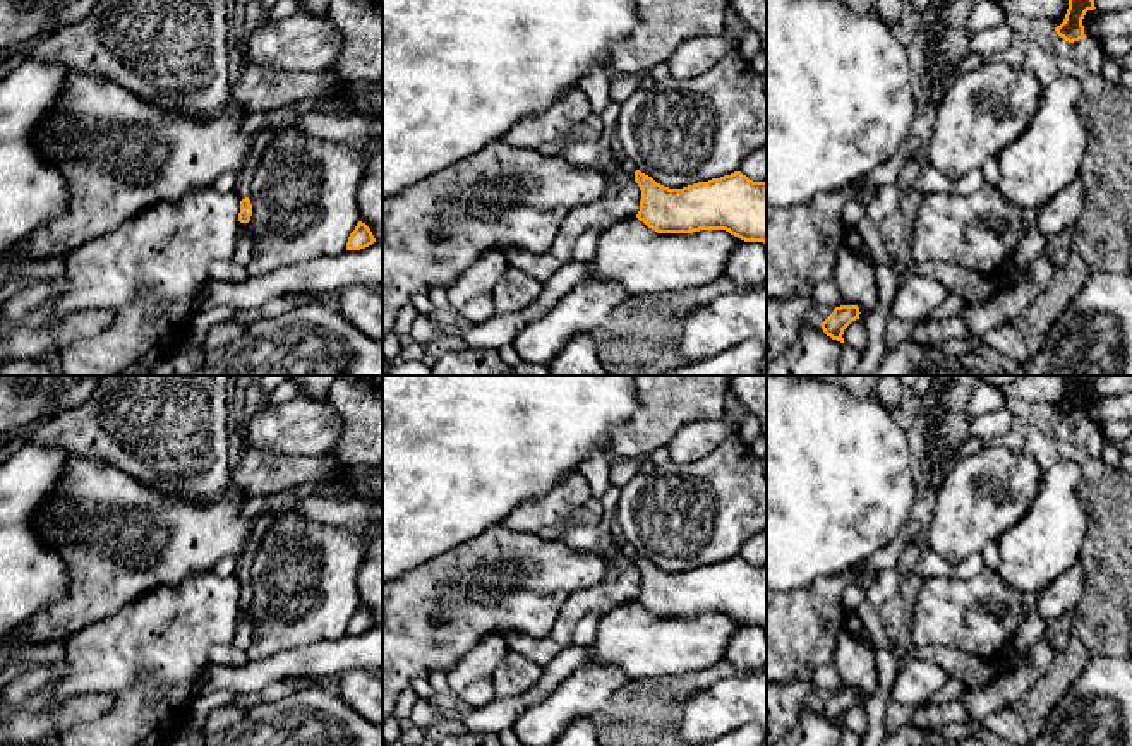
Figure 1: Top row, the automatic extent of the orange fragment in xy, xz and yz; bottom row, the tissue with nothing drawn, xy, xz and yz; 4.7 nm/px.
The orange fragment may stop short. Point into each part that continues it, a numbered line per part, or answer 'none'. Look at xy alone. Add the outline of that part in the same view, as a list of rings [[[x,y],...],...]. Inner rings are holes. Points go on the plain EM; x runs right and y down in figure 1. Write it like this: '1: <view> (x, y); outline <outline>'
none

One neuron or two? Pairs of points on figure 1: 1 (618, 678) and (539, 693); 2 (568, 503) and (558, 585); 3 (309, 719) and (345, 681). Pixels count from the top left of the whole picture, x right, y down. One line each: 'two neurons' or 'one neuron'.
1: two neurons
2: two neurons
3: two neurons

